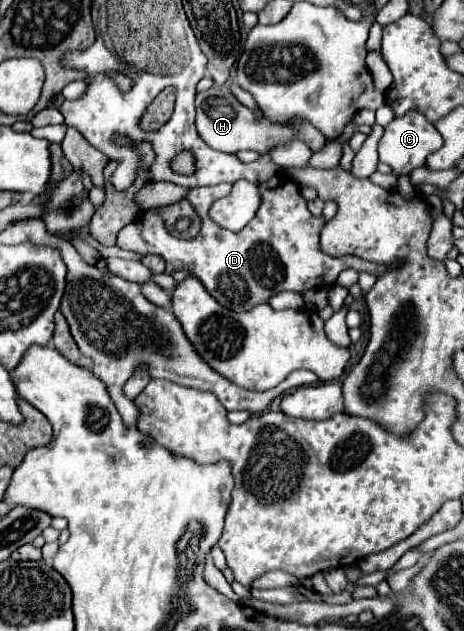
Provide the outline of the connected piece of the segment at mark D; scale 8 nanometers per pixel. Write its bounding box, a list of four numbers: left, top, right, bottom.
[108,179,380,311]

